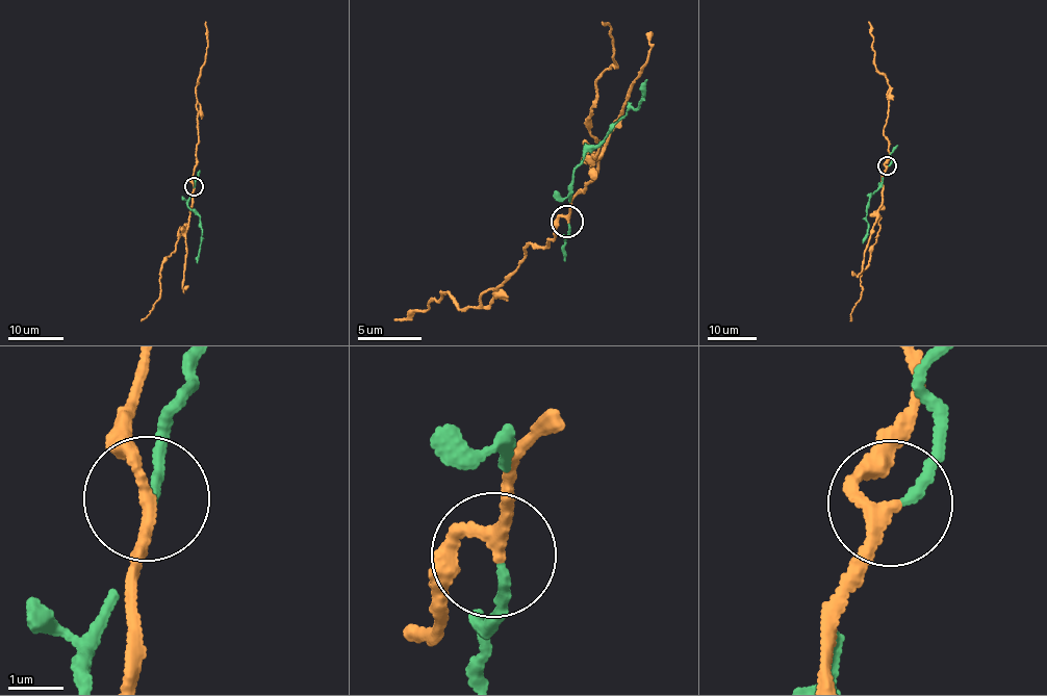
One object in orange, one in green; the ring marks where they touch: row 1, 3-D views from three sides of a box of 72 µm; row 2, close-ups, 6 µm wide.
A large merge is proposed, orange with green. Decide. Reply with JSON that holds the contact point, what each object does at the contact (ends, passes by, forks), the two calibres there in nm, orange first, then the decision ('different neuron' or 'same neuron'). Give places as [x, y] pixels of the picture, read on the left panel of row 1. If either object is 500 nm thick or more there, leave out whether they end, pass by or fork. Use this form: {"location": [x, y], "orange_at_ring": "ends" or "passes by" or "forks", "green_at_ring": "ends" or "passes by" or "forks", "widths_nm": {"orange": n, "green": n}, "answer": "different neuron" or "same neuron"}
{"location": [194, 186], "orange_at_ring": "passes by", "green_at_ring": "ends", "widths_nm": {"orange": 200, "green": 160}, "answer": "different neuron"}

